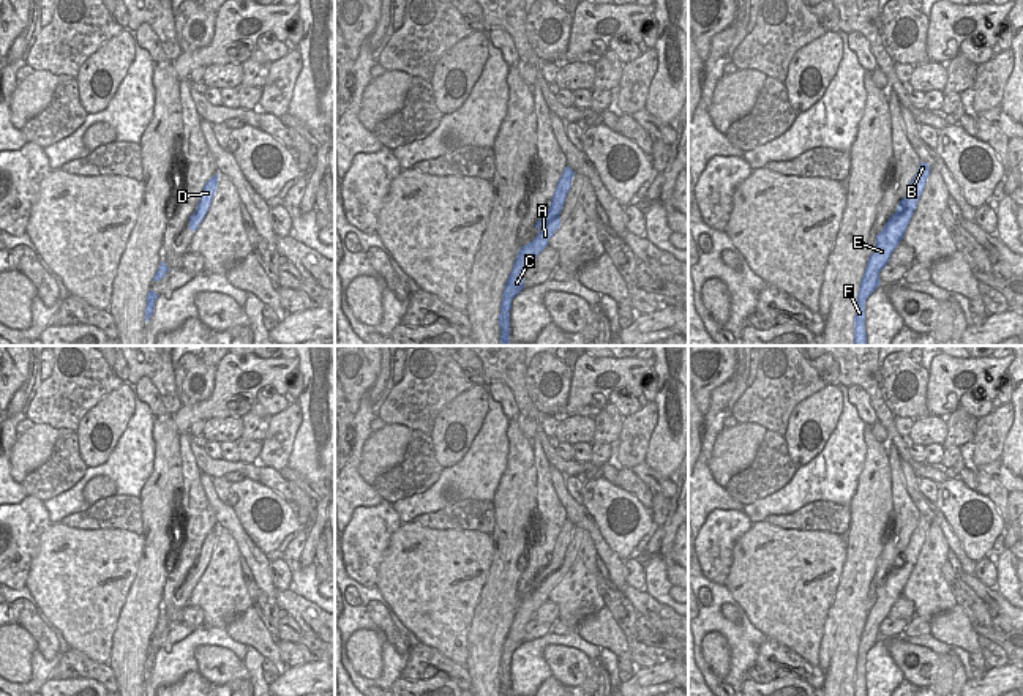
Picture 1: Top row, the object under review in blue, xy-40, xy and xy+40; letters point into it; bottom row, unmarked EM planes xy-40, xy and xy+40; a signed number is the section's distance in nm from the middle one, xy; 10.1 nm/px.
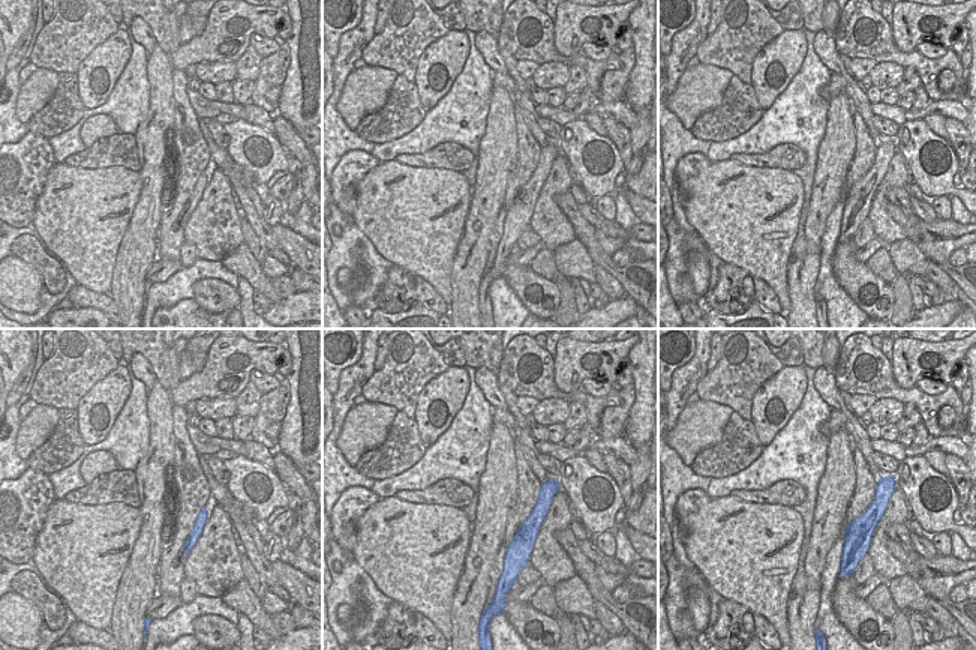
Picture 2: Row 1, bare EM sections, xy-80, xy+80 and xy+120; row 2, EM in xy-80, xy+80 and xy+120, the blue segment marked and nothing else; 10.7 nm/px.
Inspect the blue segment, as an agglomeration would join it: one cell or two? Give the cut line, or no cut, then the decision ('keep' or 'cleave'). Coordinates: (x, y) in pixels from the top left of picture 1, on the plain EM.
cut none; keep

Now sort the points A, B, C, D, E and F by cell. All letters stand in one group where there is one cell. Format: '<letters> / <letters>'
A B C D E F

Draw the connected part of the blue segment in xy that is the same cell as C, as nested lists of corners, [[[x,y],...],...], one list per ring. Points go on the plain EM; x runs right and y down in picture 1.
[[[567,519],[564,522],[562,530],[557,535],[548,567],[541,570],[535,578],[535,582],[538,582],[540,586],[530,597],[519,601],[519,606],[515,612],[512,627],[507,633],[502,647],[500,668],[499,668],[500,696],[510,696],[512,653],[524,642],[526,623],[535,619],[537,609],[548,600],[548,593],[560,581],[559,568],[564,562],[565,551],[571,541],[573,530],[575,526],[570,522],[570,519]]]

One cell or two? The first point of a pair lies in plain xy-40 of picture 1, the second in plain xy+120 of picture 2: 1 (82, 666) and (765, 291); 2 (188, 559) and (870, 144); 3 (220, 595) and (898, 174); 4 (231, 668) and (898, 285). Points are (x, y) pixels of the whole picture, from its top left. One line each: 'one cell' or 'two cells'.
1: one cell
2: one cell
3: one cell
4: two cells

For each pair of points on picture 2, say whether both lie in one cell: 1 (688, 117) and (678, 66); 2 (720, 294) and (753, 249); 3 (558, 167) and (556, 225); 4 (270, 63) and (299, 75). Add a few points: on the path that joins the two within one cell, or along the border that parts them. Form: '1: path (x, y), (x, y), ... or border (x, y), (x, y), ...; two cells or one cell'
1: border (687, 66), (673, 92); two cells
2: border (724, 261), (748, 270), (769, 287); two cells
3: path (556, 182), (549, 189), (549, 210); one cell
4: border (287, 45), (288, 69), (278, 105); two cells

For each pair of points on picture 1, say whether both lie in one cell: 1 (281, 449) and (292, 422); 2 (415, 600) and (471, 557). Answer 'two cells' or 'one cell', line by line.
1: one cell
2: one cell

